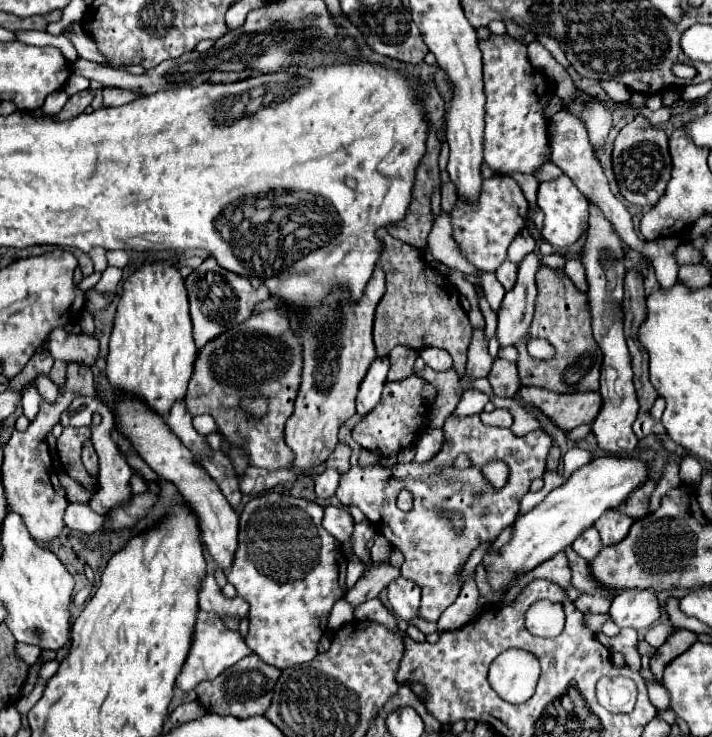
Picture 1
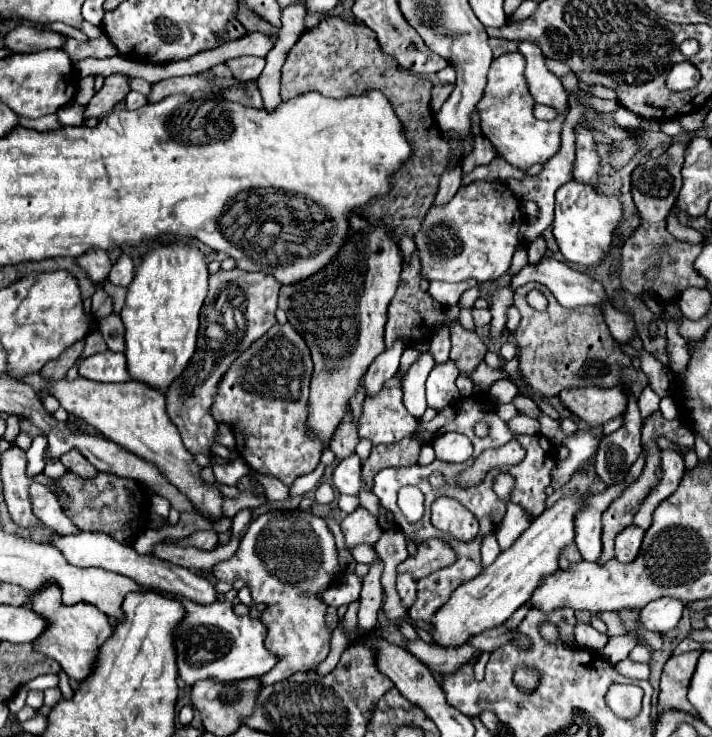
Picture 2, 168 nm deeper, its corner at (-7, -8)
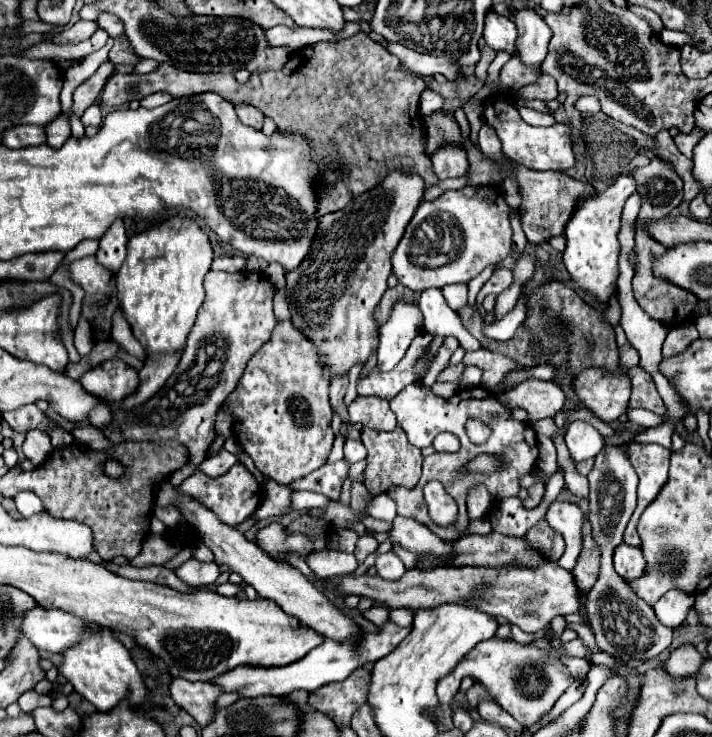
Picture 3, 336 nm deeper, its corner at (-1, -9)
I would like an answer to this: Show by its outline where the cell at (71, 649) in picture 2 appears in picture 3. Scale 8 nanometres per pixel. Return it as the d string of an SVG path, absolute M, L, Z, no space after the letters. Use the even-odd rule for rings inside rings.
M99 628L99 630L83 632L81 642L71 646L71 650L65 650L61 656L63 656L63 662L59 666L59 674L67 682L71 682L75 692L87 698L97 710L103 710L103 712L111 710L123 698L127 698L127 694L131 704L141 706L145 702L147 688L143 684L143 676L139 674L127 648L115 638L111 630Z

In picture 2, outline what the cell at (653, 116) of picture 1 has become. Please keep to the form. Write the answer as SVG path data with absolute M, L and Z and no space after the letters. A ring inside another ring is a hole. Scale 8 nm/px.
M585 93L585 99L579 103L579 97L577 95L571 95L571 111L567 113L567 119L565 119L565 125L563 125L563 145L561 145L561 151L547 163L543 165L543 171L537 173L535 177L525 177L525 179L509 179L505 183L509 183L509 189L519 197L519 199L531 199L537 203L539 207L539 215L537 219L531 219L525 227L521 227L519 231L519 239L523 243L531 243L533 239L537 239L547 227L551 227L553 223L553 207L555 207L555 191L569 183L573 179L573 163L575 163L575 125L581 121L581 111L585 111L587 107L595 107L595 111L617 111L619 109L619 103L617 101L603 101L603 99L597 99L597 97L591 97L589 93Z

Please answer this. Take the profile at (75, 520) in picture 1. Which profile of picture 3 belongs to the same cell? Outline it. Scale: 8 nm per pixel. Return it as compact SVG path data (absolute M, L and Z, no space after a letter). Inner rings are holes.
M17 492L13 498L16 509L21 512L23 518L31 518L35 514L45 512L43 503L39 496L33 492Z

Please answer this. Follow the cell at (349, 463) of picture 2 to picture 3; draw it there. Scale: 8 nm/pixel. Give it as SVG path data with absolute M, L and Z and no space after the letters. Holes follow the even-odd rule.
M345 440L345 462L349 466L353 466L355 462L361 462L365 460L367 456L367 450L361 442L355 442L355 440Z

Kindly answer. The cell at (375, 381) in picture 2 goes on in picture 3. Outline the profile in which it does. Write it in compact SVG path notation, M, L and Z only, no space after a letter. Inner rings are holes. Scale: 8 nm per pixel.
M395 304L389 320L379 328L377 368L389 372L405 356L411 340L419 334L423 316L417 304Z

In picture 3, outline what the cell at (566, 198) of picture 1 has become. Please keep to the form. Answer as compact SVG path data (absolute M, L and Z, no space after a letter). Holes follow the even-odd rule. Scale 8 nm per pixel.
M623 172L607 190L593 192L577 200L571 218L565 224L565 252L563 264L569 270L571 278L583 288L595 294L601 302L607 302L615 292L615 282L619 276L617 256L619 256L619 220L625 200L635 192L635 182L629 172Z

